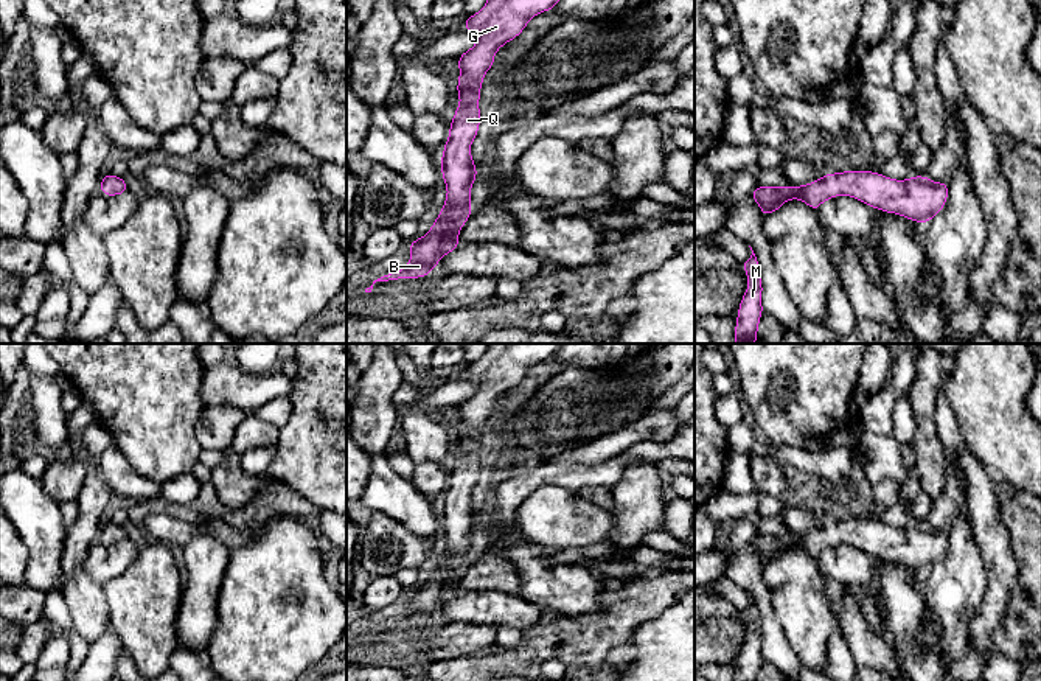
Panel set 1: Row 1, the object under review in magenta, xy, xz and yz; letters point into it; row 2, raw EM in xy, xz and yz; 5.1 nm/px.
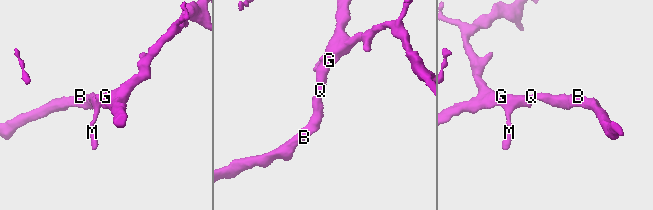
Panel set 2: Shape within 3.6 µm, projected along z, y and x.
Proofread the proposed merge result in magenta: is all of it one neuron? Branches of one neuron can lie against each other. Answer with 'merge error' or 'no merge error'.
no merge error

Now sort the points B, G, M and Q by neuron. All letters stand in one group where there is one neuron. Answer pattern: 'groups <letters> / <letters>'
groups B G M Q

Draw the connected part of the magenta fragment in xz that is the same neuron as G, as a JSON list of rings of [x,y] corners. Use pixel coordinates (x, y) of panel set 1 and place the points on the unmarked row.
[[[489,344],[485,354],[466,365],[463,376],[479,384],[477,392],[457,406],[460,454],[449,474],[451,485],[443,493],[441,524],[447,536],[444,554],[429,581],[409,592],[410,611],[373,630],[423,627],[440,608],[460,595],[458,580],[472,561],[471,535],[477,515],[471,505],[471,490],[479,482],[480,437],[485,421],[494,414],[496,400],[516,387],[528,368],[556,356],[562,344]]]

